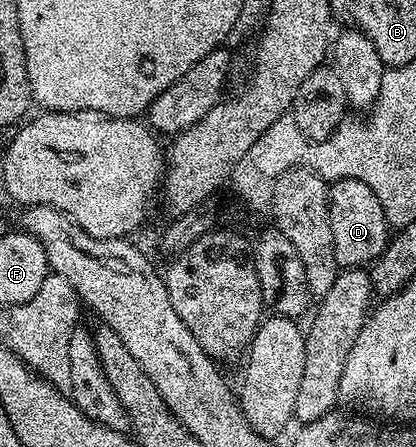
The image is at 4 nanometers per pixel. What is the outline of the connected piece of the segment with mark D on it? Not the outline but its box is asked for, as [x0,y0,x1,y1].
[329,180,389,269]

